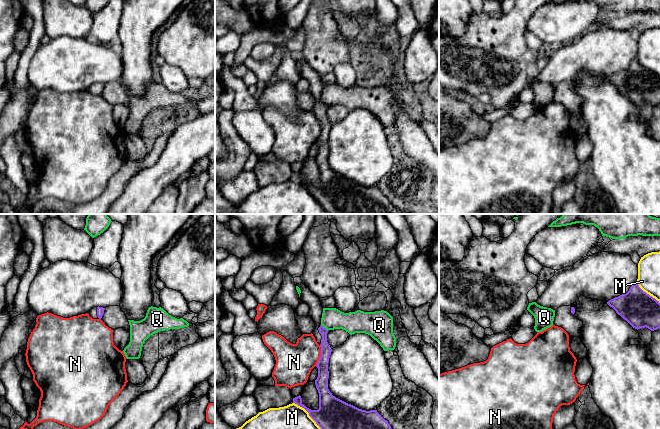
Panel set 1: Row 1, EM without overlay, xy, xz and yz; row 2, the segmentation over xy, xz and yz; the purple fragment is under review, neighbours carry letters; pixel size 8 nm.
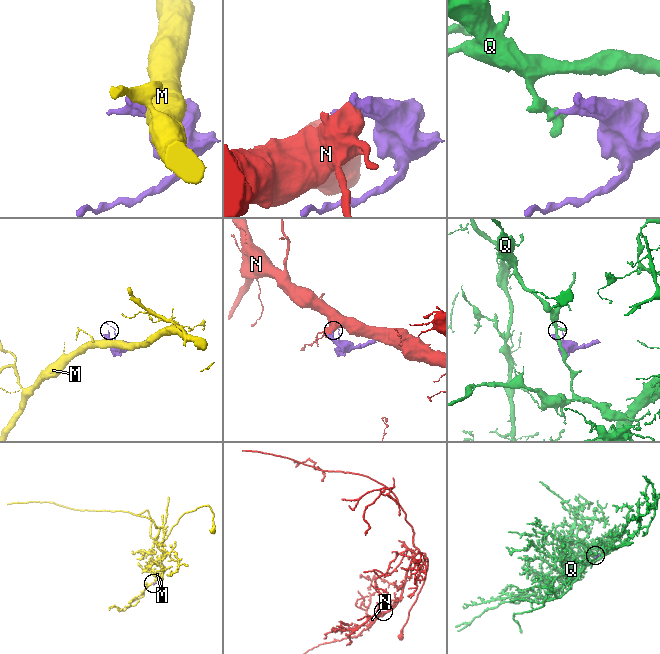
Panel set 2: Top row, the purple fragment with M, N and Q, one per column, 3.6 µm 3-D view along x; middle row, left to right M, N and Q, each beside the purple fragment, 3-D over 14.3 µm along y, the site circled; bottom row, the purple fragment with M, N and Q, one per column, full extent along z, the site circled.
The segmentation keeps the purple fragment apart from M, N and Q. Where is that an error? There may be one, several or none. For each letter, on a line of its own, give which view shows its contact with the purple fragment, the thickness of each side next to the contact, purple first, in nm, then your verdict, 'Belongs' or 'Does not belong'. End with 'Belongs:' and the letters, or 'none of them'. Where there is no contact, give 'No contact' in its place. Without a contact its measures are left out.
M: Touches purple in xz. Thickness 320 nm (purple) against 500 nm. Does not belong
N: Touches purple in xz. Thickness 100 nm (purple) against 300 nm. Does not belong
Q: Touches purple in xz. Thickness 90 nm (purple) against 180 nm. Does not belong
Belongs: none of them

